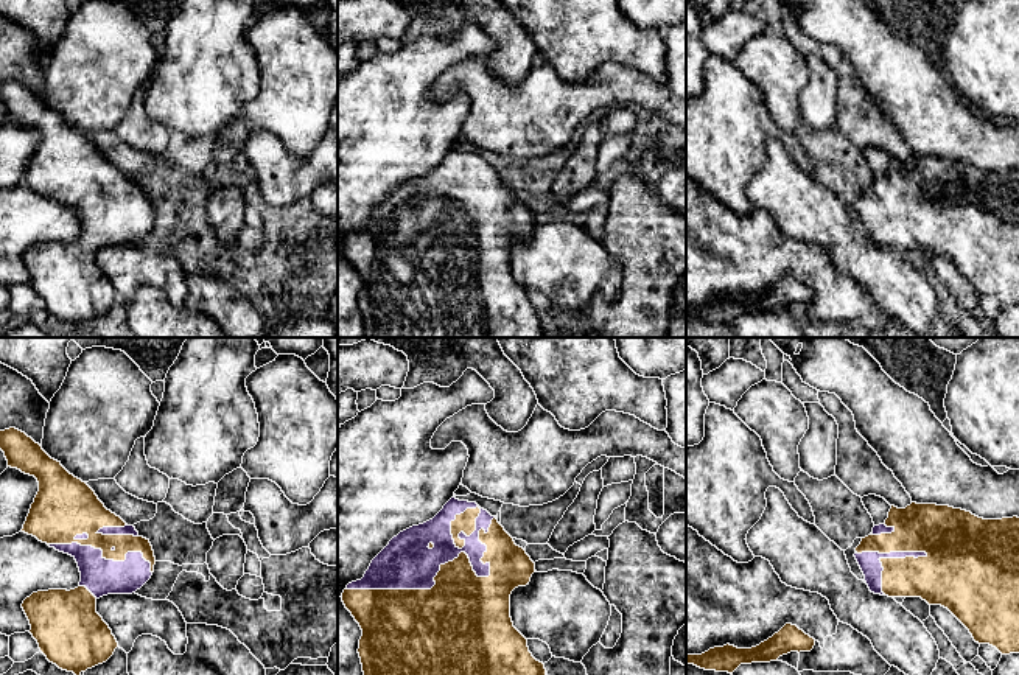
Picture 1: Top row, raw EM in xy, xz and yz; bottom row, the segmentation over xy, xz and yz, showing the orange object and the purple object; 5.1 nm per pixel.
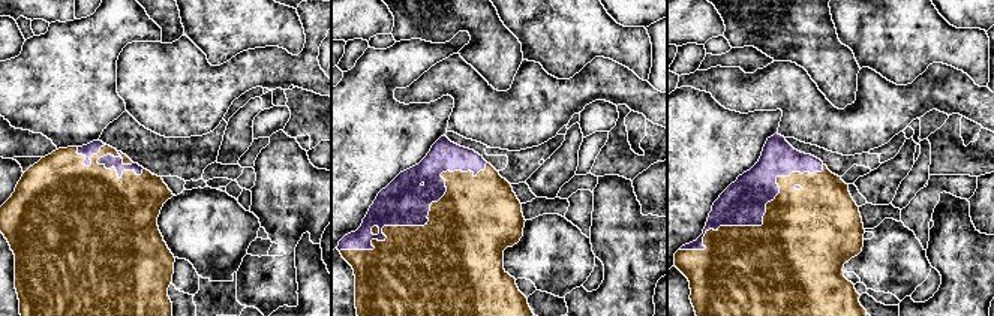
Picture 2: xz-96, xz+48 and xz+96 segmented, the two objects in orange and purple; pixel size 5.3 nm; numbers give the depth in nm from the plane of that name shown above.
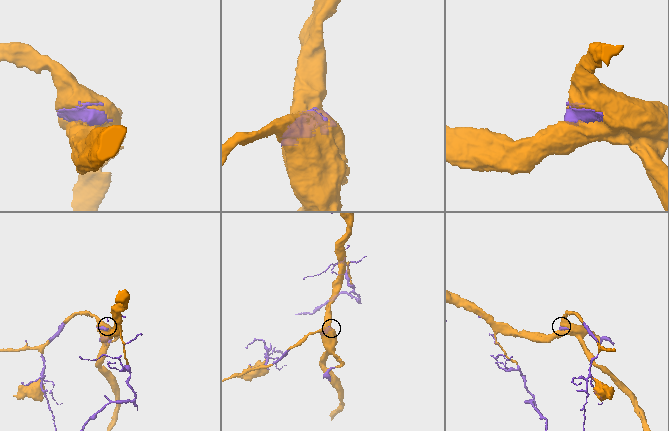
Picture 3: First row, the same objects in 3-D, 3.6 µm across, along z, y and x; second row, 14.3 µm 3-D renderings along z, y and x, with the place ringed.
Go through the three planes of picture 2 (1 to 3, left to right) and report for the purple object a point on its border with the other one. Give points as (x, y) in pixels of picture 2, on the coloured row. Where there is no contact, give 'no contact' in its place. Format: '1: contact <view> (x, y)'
1: contact xz-96 (117, 175)
2: contact xz+48 (425, 225)
3: contact xz+96 (763, 223)

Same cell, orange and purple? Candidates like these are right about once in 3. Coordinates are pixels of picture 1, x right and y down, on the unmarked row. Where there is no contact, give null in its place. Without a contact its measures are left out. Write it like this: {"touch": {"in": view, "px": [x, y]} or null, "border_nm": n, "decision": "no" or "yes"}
{"touch": {"in": "xz", "px": [434, 232]}, "border_nm": 850, "decision": "yes"}

